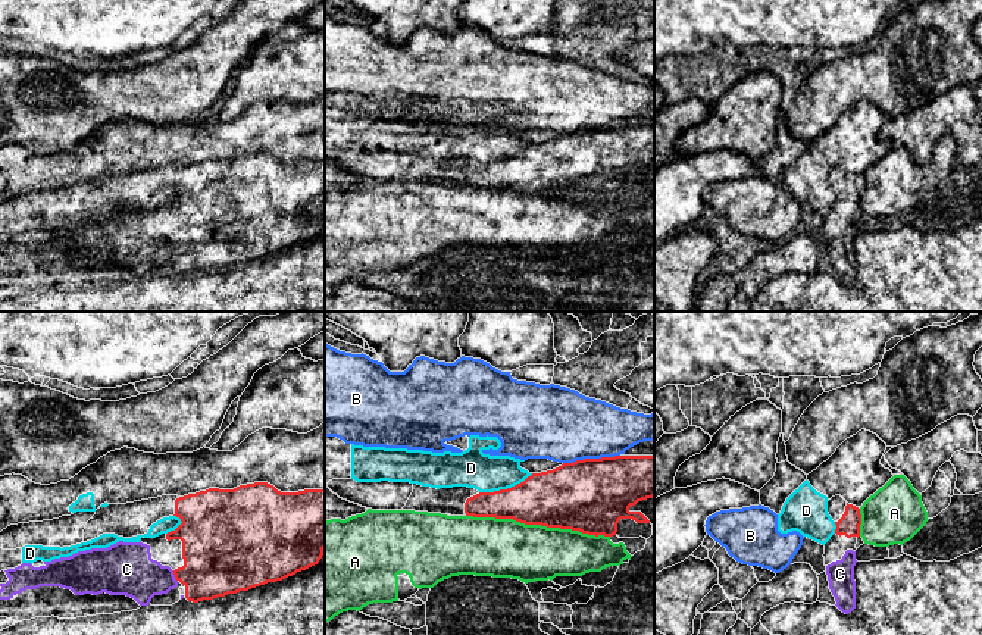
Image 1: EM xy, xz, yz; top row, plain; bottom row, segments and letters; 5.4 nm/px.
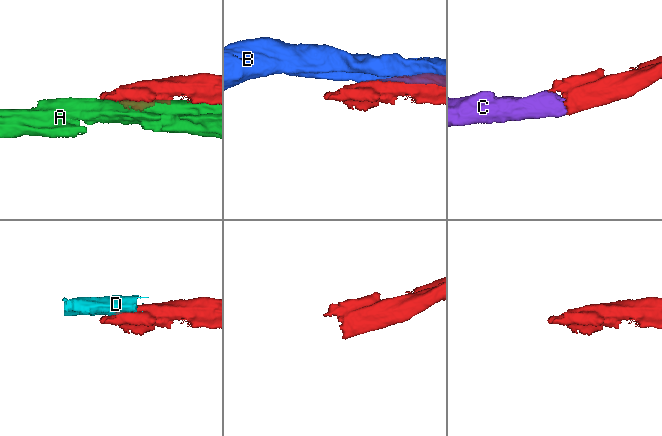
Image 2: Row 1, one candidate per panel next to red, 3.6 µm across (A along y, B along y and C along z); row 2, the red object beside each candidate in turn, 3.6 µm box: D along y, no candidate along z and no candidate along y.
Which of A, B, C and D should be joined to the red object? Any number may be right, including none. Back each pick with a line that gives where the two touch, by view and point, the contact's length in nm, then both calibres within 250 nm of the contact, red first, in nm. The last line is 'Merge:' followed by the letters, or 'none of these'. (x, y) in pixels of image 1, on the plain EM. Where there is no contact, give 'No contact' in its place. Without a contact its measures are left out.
C: Touches red at xy (175, 247). Shared border 70 nm. Thickness 380 nm (red) against 260 nm
Merge: C

